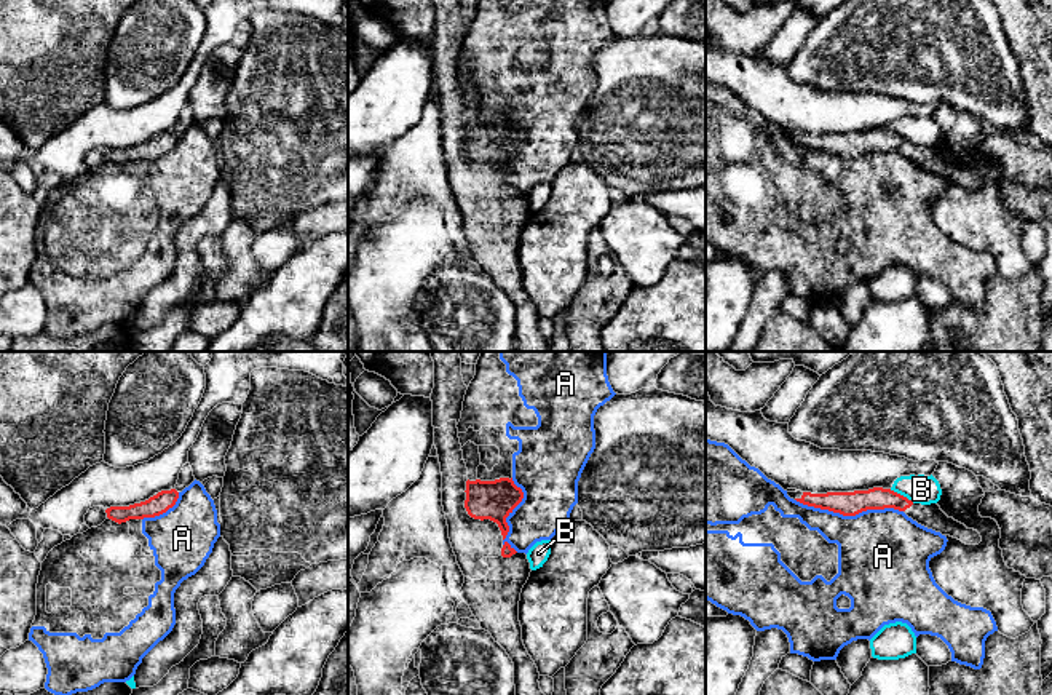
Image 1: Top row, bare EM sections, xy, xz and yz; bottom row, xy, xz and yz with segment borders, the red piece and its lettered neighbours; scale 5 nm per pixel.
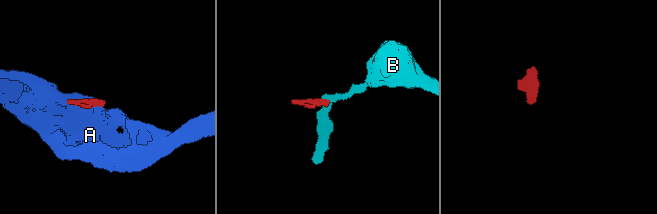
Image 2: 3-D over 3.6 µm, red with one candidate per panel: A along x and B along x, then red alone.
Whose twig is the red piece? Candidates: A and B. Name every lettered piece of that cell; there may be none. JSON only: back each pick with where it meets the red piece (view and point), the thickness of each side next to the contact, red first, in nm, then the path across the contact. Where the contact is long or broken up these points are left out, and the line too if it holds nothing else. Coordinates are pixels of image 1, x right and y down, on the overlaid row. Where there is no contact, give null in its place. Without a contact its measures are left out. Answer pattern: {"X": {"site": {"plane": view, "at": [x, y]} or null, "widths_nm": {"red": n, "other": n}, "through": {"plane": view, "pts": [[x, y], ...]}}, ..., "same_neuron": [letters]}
{"same_neuron": []}

